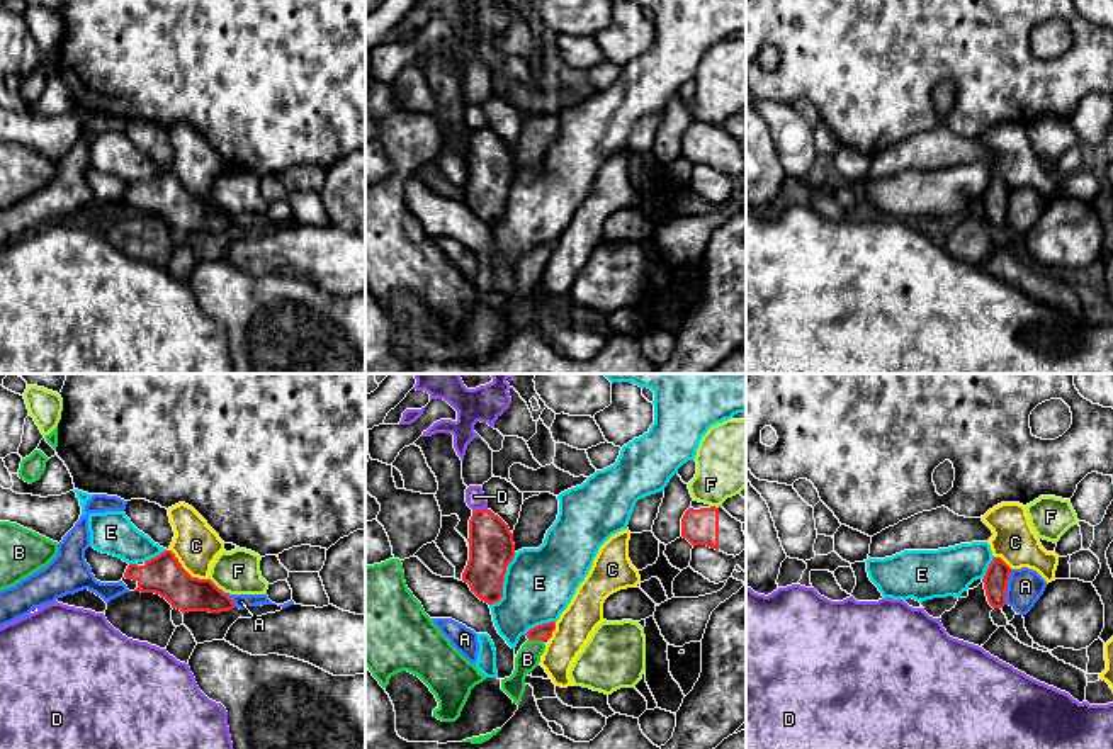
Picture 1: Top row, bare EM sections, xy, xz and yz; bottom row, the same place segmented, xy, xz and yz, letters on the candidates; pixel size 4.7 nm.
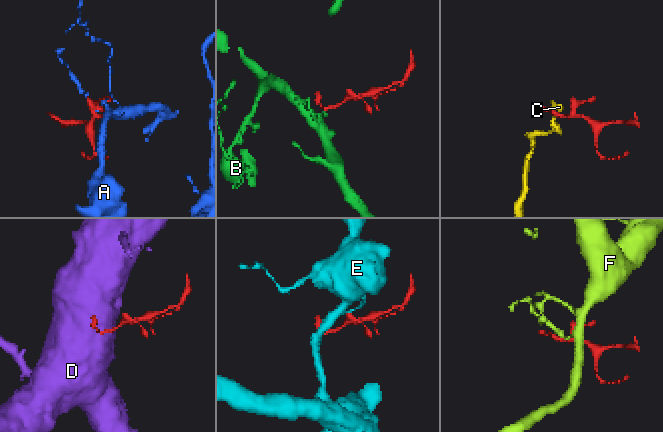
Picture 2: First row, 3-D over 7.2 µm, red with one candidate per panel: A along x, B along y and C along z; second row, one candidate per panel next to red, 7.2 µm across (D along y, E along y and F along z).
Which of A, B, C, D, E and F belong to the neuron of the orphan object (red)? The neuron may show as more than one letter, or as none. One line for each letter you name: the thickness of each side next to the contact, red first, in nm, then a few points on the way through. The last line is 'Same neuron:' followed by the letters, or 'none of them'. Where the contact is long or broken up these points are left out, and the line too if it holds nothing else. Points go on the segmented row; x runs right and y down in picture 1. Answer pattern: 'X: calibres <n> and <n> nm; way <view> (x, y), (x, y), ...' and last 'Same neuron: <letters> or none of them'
B: calibres 80 and 110 nm
Same neuron: B

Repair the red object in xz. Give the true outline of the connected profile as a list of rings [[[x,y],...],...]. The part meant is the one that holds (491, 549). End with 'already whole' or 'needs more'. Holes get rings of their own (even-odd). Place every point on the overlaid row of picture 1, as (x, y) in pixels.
[[[476,510],[469,520],[469,560],[462,581],[484,603],[503,598],[508,564],[515,557],[513,533],[491,510]]]; already whole

